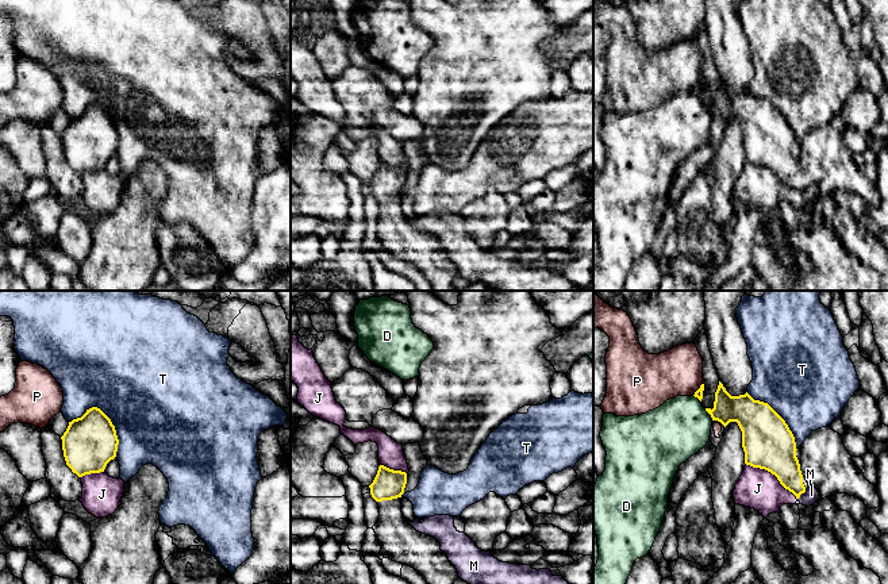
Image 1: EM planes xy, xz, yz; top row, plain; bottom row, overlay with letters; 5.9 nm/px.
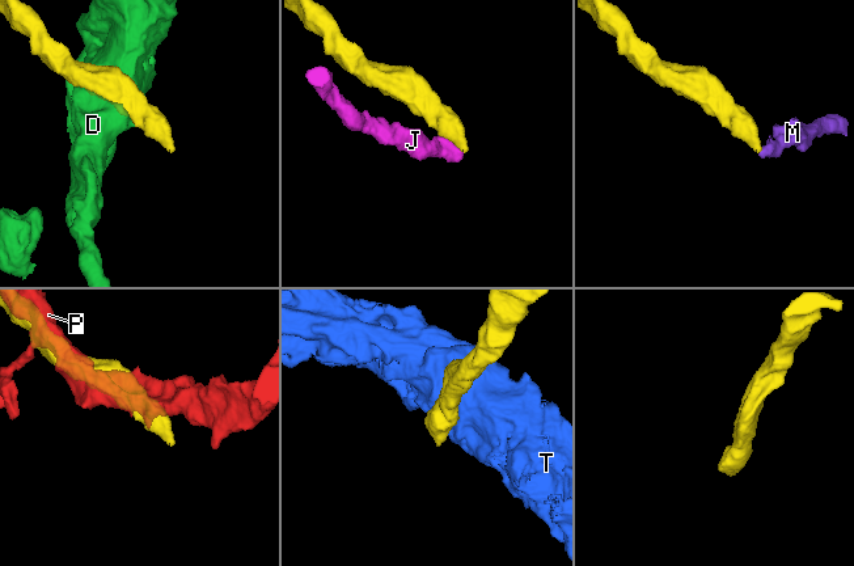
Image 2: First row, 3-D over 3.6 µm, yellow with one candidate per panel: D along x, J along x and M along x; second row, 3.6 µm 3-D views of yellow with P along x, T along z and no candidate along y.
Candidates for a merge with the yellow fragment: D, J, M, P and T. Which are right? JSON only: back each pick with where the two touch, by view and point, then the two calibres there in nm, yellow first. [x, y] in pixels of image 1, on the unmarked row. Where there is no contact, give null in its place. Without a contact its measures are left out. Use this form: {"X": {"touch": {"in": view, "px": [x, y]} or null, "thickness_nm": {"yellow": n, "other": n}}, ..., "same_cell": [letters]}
{"same_cell": []}

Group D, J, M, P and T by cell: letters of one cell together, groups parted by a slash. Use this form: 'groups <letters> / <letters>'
groups D / J M / P / T

